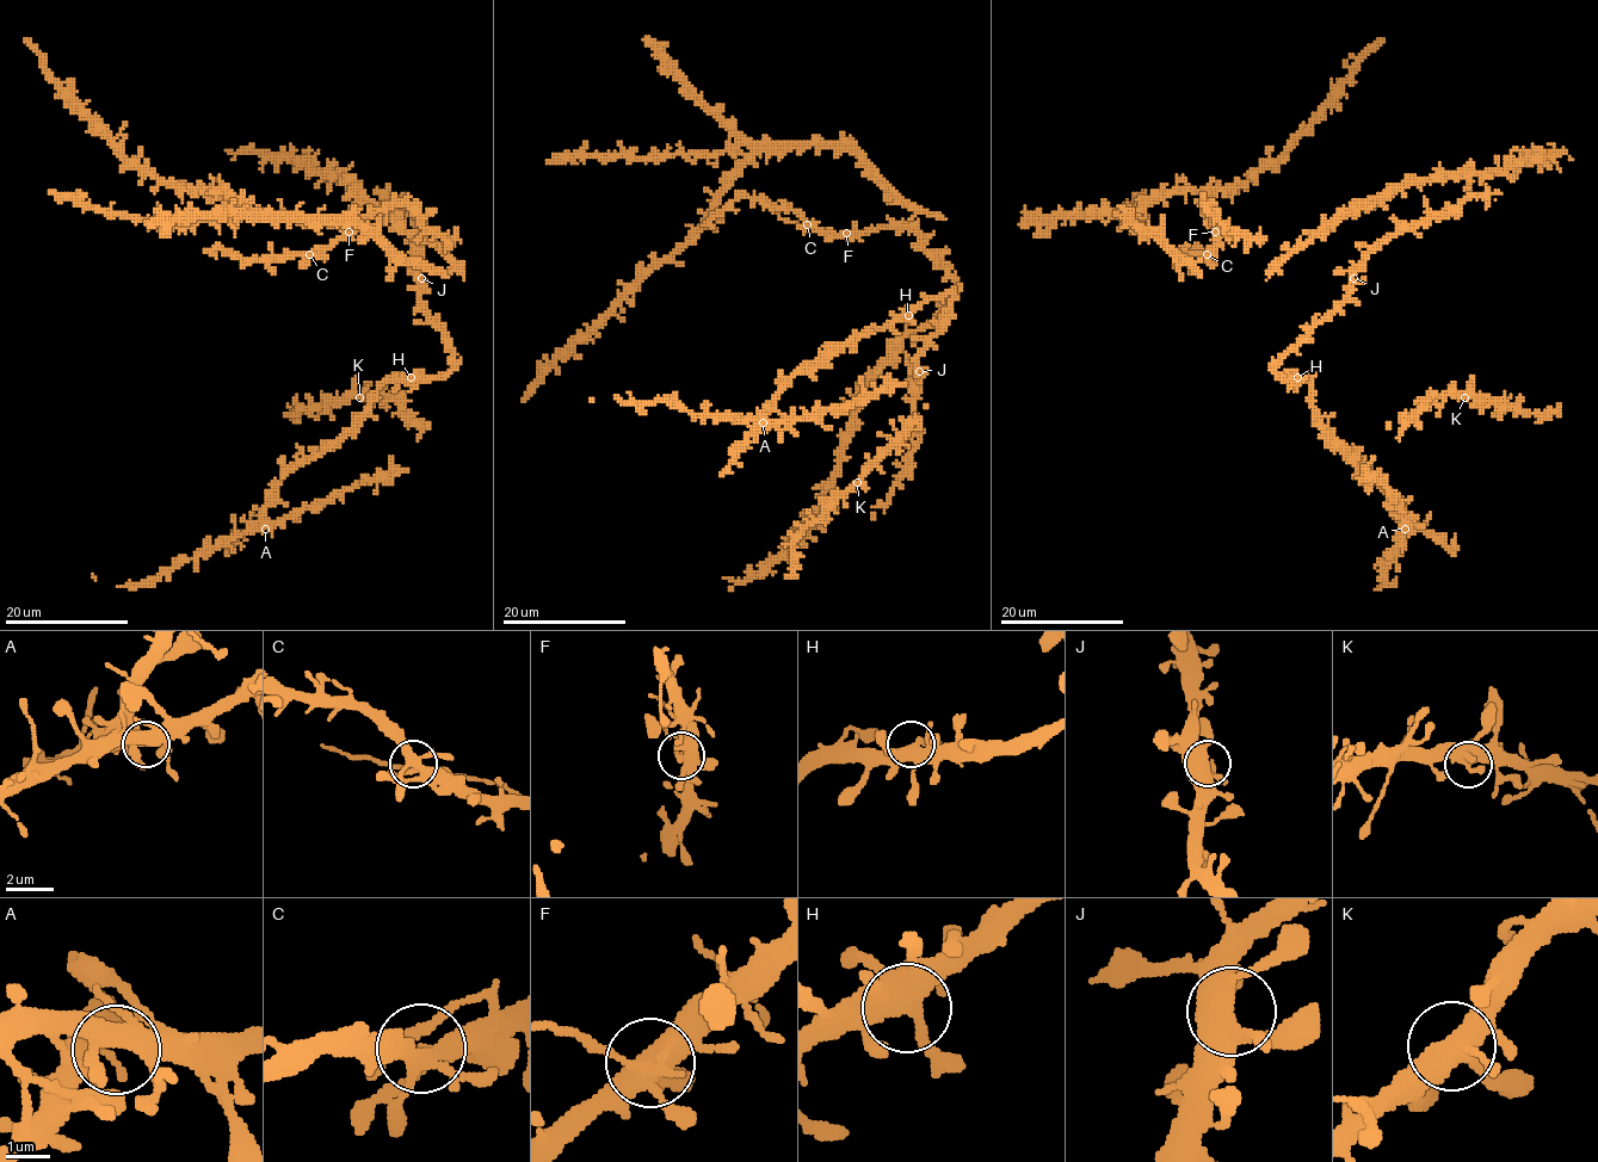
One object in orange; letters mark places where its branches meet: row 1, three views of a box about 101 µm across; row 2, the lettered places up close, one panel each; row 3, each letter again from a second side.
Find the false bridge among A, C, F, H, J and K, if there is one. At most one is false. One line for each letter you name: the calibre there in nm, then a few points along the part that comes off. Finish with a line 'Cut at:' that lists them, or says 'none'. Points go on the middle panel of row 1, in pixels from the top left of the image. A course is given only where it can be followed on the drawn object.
F: 420 nm thick; foreign part runs (846, 232), (796, 224), (781, 220), (778, 212)
Cut at: F

